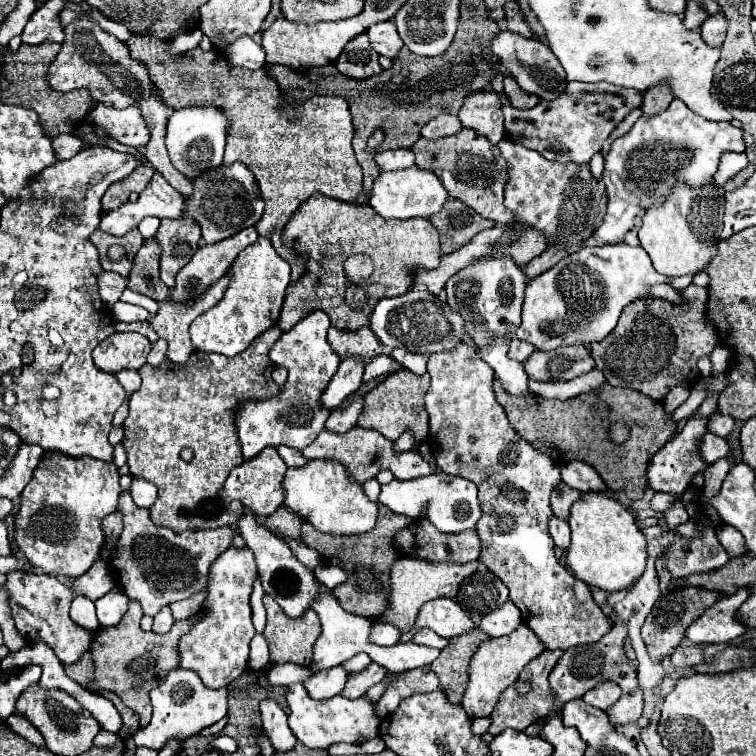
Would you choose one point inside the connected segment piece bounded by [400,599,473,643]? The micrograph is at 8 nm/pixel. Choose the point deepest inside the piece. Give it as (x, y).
(445, 616)

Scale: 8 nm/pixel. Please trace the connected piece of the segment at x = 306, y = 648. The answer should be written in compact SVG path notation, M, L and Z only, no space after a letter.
M265 595L263 603L265 603L265 609L267 609L267 625L265 625L263 635L267 637L267 643L269 643L269 649L271 649L271 663L289 663L291 661L291 663L309 667L313 643L317 641L317 637L321 633L321 623L319 623L317 613L313 609L307 609L301 617L291 619L283 613L283 609L279 607L279 603L273 597Z

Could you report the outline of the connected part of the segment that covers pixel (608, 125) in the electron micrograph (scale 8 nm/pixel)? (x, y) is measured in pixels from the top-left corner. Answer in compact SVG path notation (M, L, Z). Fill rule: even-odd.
M491 64L495 76L491 81L493 91L499 93L505 115L505 131L507 139L513 143L521 143L527 149L539 151L545 159L557 163L575 163L587 165L595 153L601 151L603 141L609 133L633 111L641 107L643 95L637 89L625 89L609 83L567 83L567 89L553 101L539 101L537 107L519 111L513 109L504 95L504 74L498 65Z

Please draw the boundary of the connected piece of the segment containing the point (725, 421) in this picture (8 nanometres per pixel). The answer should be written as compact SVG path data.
M713 413L707 421L707 429L715 435L721 435L721 437L729 437L731 431L735 429L735 421L731 417L723 417L721 413Z

